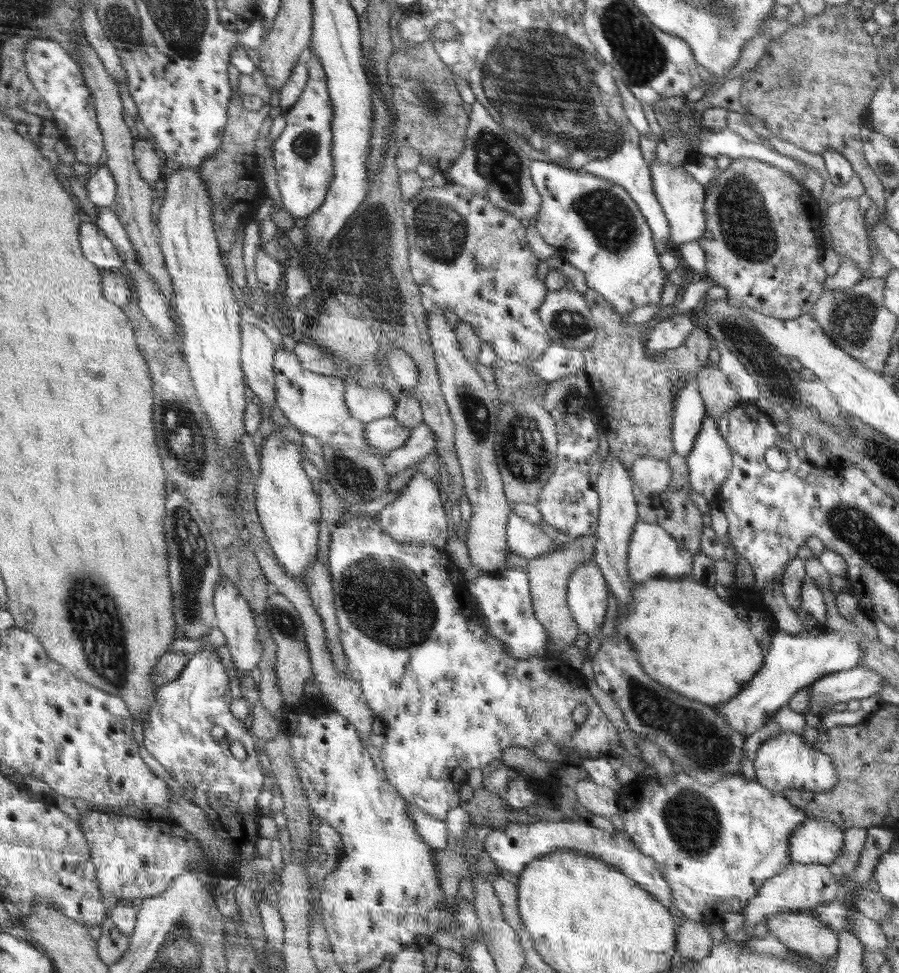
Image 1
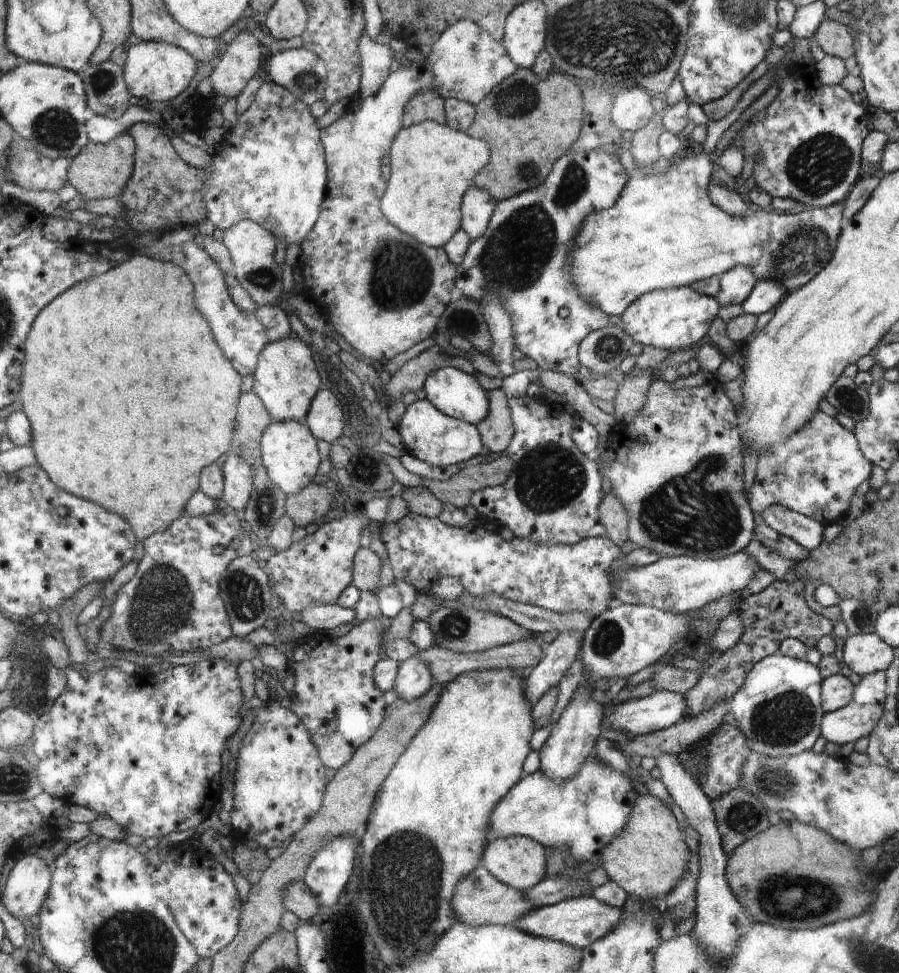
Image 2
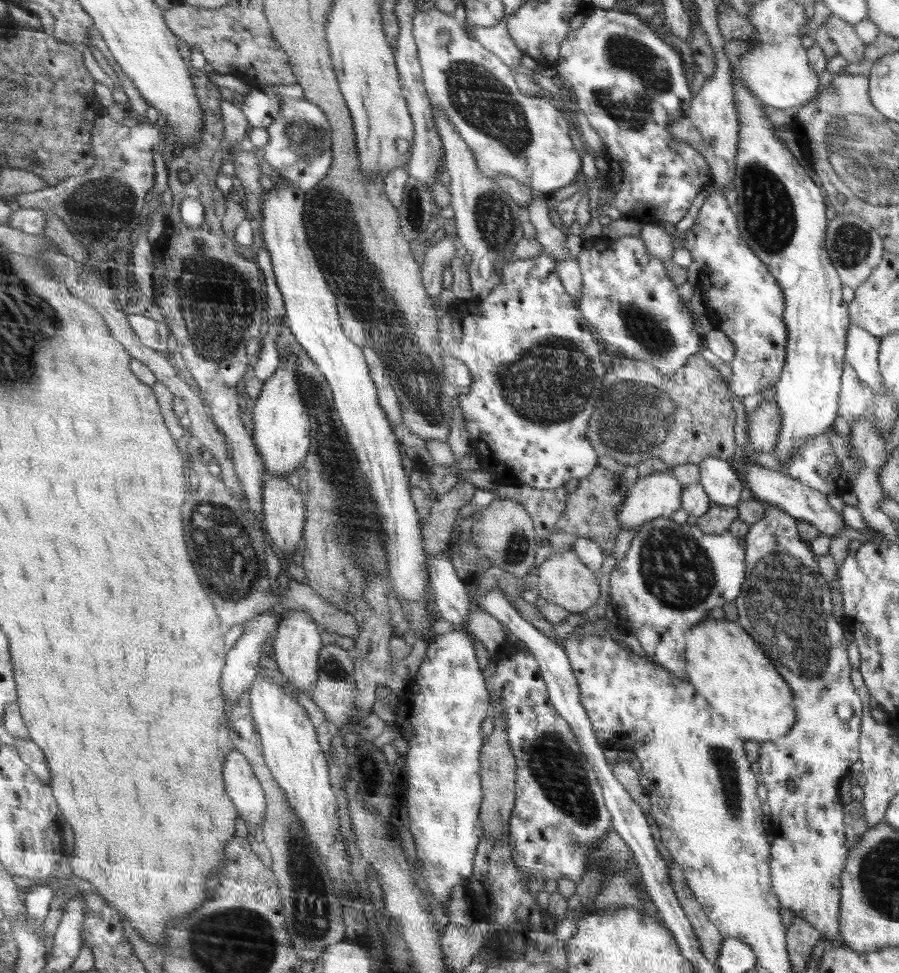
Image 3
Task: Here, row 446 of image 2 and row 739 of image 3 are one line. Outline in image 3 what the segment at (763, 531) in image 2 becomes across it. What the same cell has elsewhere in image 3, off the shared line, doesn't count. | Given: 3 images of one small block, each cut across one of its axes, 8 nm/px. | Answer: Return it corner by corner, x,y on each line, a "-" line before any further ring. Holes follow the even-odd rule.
766,505
764,516
754,524
750,525
749,531
745,536
746,542
746,578
744,580
744,586
740,591
740,594
736,597
736,604
738,610
738,620
740,626
744,626
744,630
747,631
752,638
756,638
756,642
760,642
760,646
768,646
768,654
772,654
772,662
782,662
778,664
780,666
780,674
791,685
794,698
794,706
796,707
797,720
796,725
790,732
786,733
783,737
780,737
776,741
768,741
760,743
759,758
756,762
758,773
761,778
764,778
764,785
768,790
768,806
772,814
770,814
769,830
773,834
772,840
772,858
770,861
771,874
773,877
773,889
779,897
779,901
783,902
783,905
794,911
794,916
807,920
812,926
820,931
820,934
827,938
827,949
831,947
832,940
834,940
839,934
840,924
838,924
838,904
840,904
840,874
842,874
845,867
846,854
848,854
848,844
846,844
846,836
844,836
844,812
842,812
842,802
840,802
840,796
838,796
838,786
840,786
840,780
842,776
848,772
848,768
854,765
858,760
858,736
862,736
862,718
863,718
863,701
859,697
858,691
855,689
855,685
850,680
850,662
848,661
848,652
846,652
847,641
844,637
844,631
842,630
841,623
834,618
834,610
832,609
832,601
830,596
830,584
826,581
826,578
822,576
821,572
818,572
818,566
816,566
816,558
810,548
804,544
803,540
800,540
801,535
798,531
798,522
791,514
785,512
781,508
774,505
-
838,704
850,704
853,708
853,715
848,720
842,720
836,714
836,706
-
788,782
794,782
796,788
794,790
788,790

